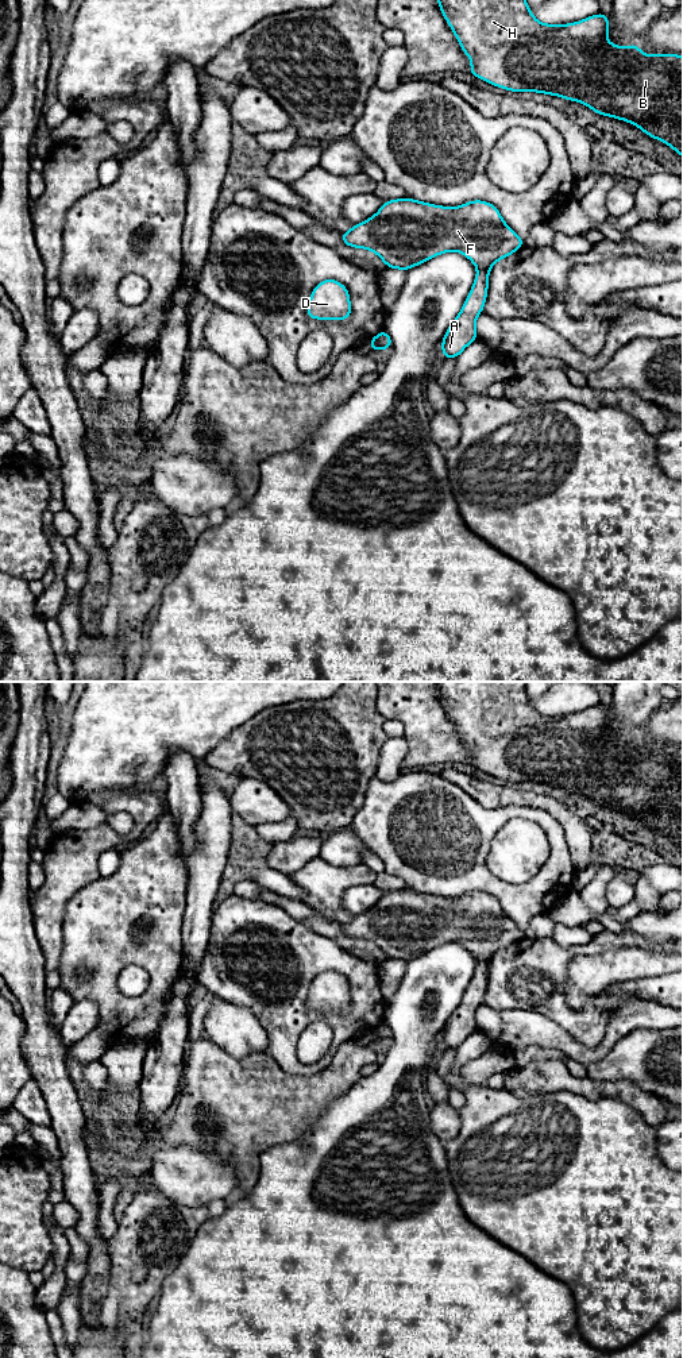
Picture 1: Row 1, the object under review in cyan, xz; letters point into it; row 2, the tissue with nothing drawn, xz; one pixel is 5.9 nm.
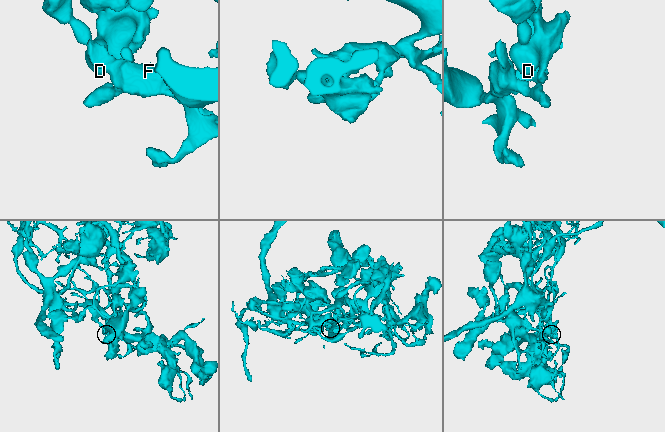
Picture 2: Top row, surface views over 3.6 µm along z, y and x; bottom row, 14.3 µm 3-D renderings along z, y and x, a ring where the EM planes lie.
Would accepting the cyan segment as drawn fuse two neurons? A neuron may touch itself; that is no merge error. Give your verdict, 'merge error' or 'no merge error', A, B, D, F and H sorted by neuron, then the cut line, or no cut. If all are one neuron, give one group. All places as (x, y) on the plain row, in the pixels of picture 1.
merge error | A B F H / D | xz (373, 1029), (384, 1040)

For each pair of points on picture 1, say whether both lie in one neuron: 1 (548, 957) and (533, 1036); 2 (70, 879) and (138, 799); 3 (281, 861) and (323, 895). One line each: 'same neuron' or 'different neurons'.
1: different neurons
2: same neuron
3: different neurons

